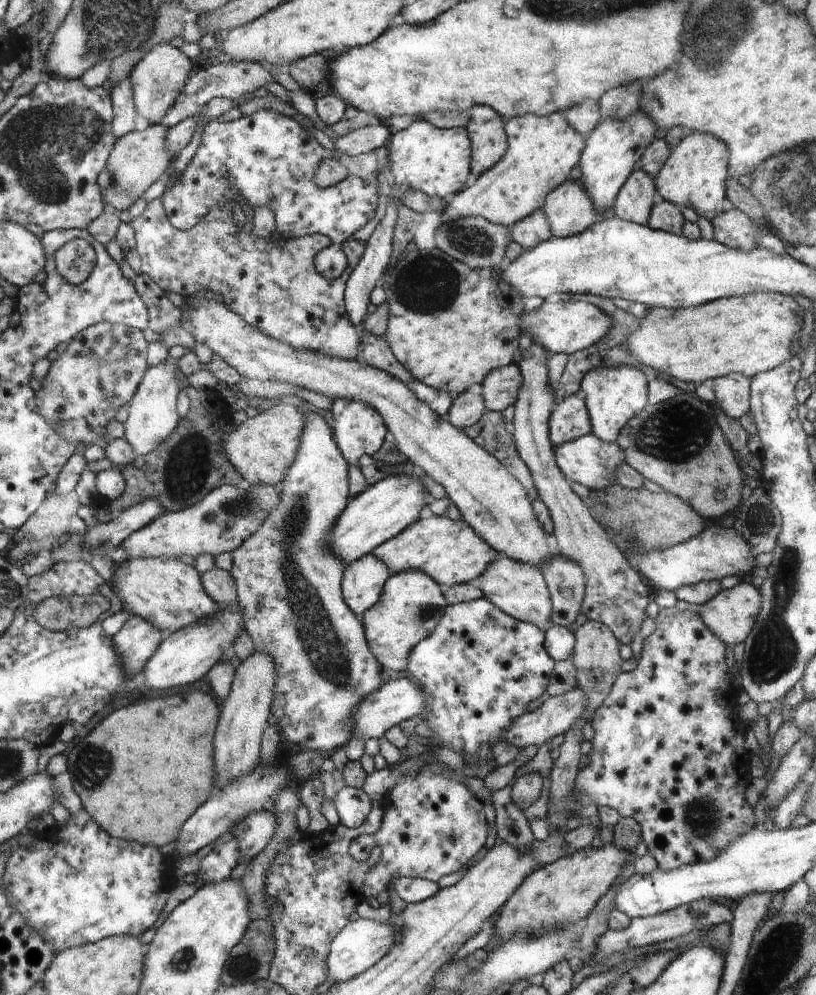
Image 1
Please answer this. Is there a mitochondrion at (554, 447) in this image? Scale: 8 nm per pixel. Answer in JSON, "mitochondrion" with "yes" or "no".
{"mitochondrion":"no"}

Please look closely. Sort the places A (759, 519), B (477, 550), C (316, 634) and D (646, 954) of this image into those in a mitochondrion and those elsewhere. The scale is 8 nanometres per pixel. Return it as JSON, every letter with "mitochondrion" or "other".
{"A":"mitochondrion","B":"other","C":"mitochondrion","D":"other"}

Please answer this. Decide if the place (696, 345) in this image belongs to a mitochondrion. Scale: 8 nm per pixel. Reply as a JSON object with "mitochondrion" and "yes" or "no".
{"mitochondrion":"no"}

